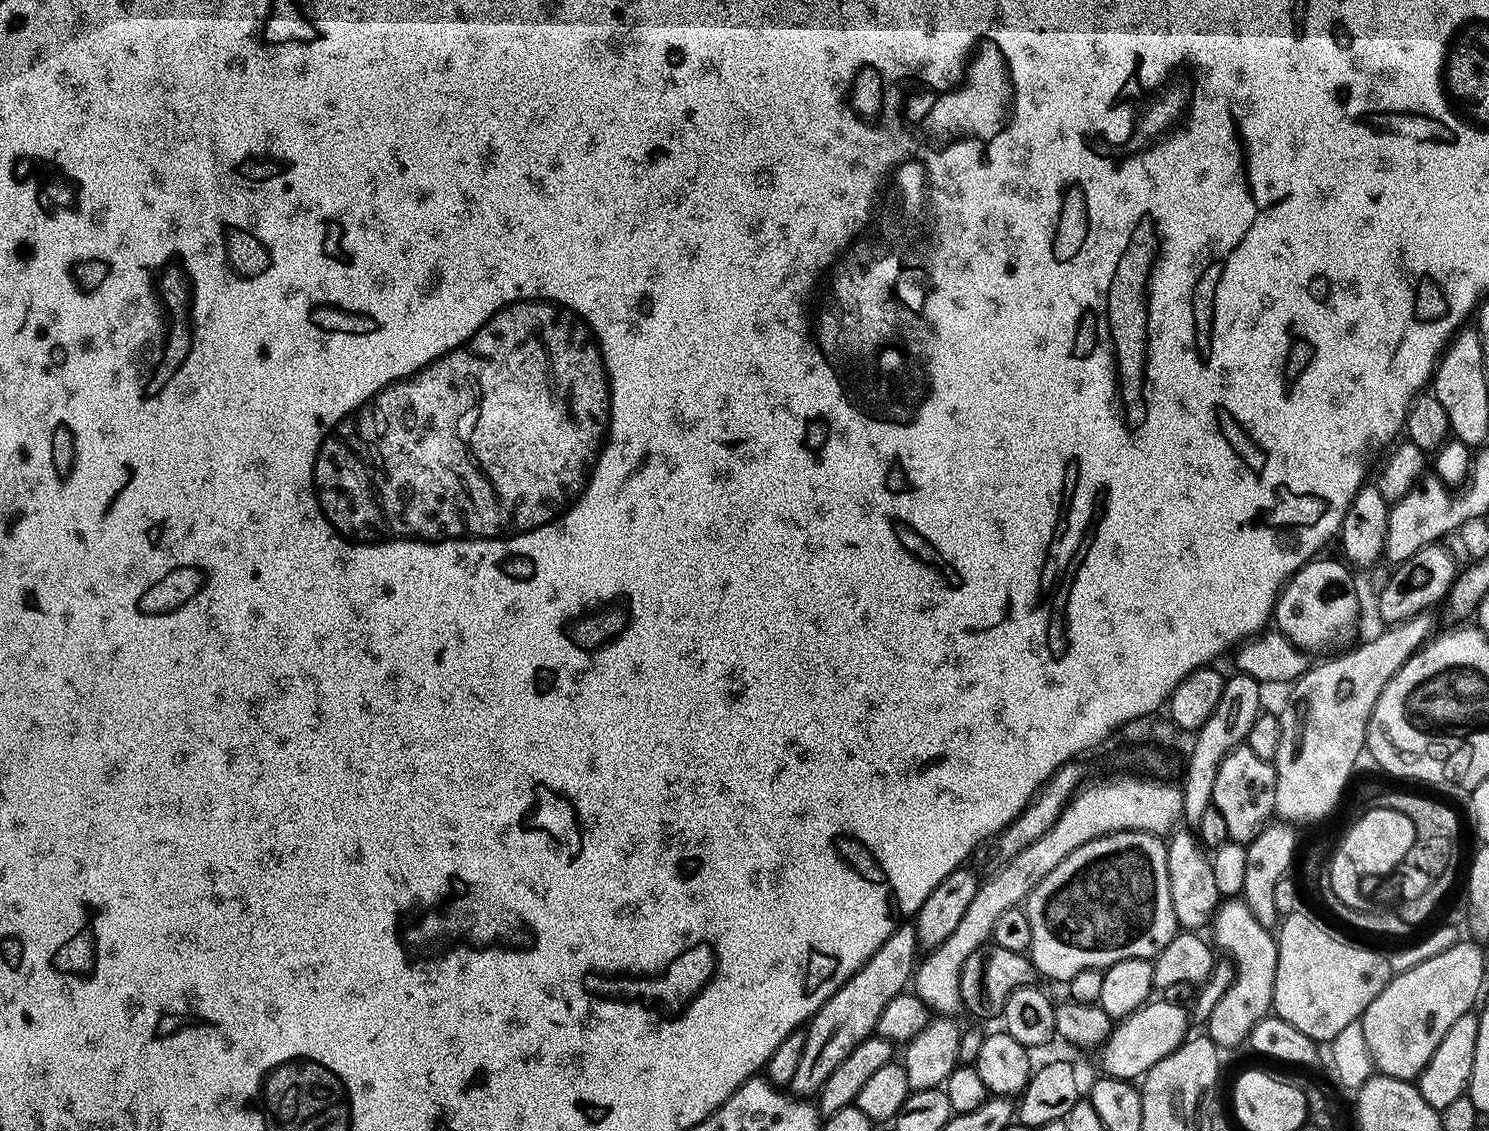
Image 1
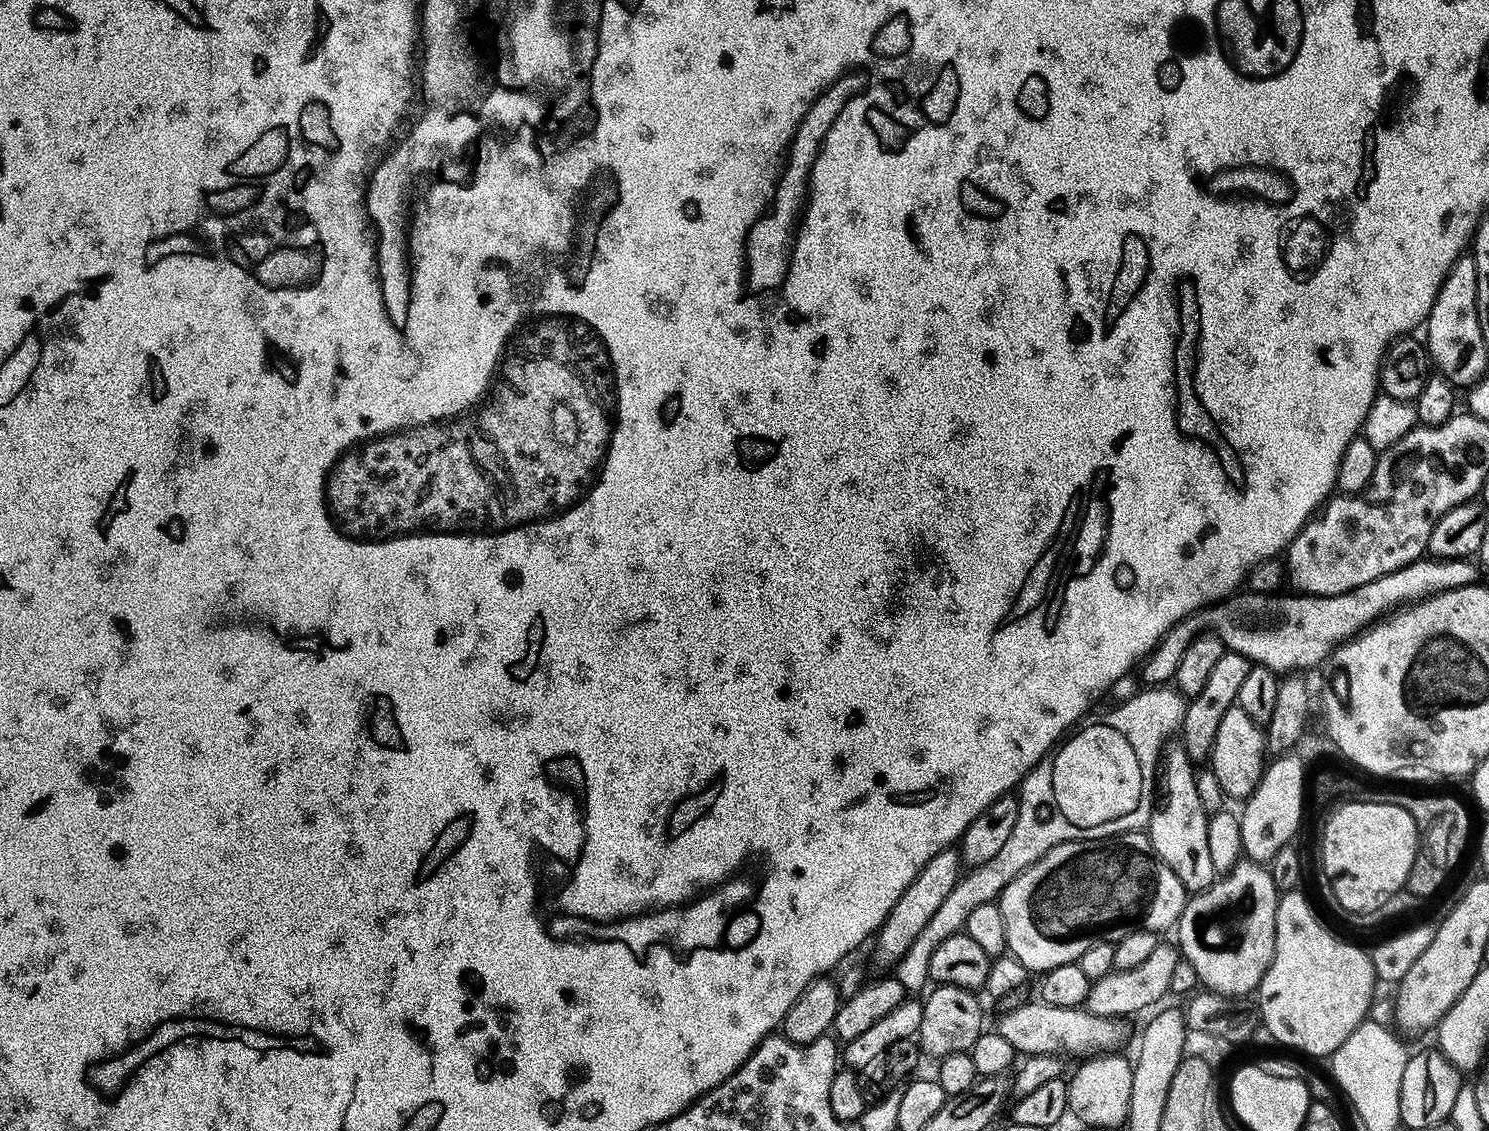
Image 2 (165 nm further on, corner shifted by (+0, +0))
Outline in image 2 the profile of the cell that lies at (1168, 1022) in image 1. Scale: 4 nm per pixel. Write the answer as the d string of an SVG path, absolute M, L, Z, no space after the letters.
M1043 1002L1035 1003L1020 1004L1017 1008L1010 1009L997 1024L994 1024L995 1031L1000 1032L1002 1038L1006 1038L1006 1042L1010 1042L1010 1046L1014 1046L1018 1054L1063 1054L1065 1057L1091 1058L1097 1054L1112 1054L1123 1049L1120 1047L1128 1036L1128 1028L1124 1025L1127 1023L1123 1019L1090 1014L1084 1006L1067 1008L1050 1006Z

